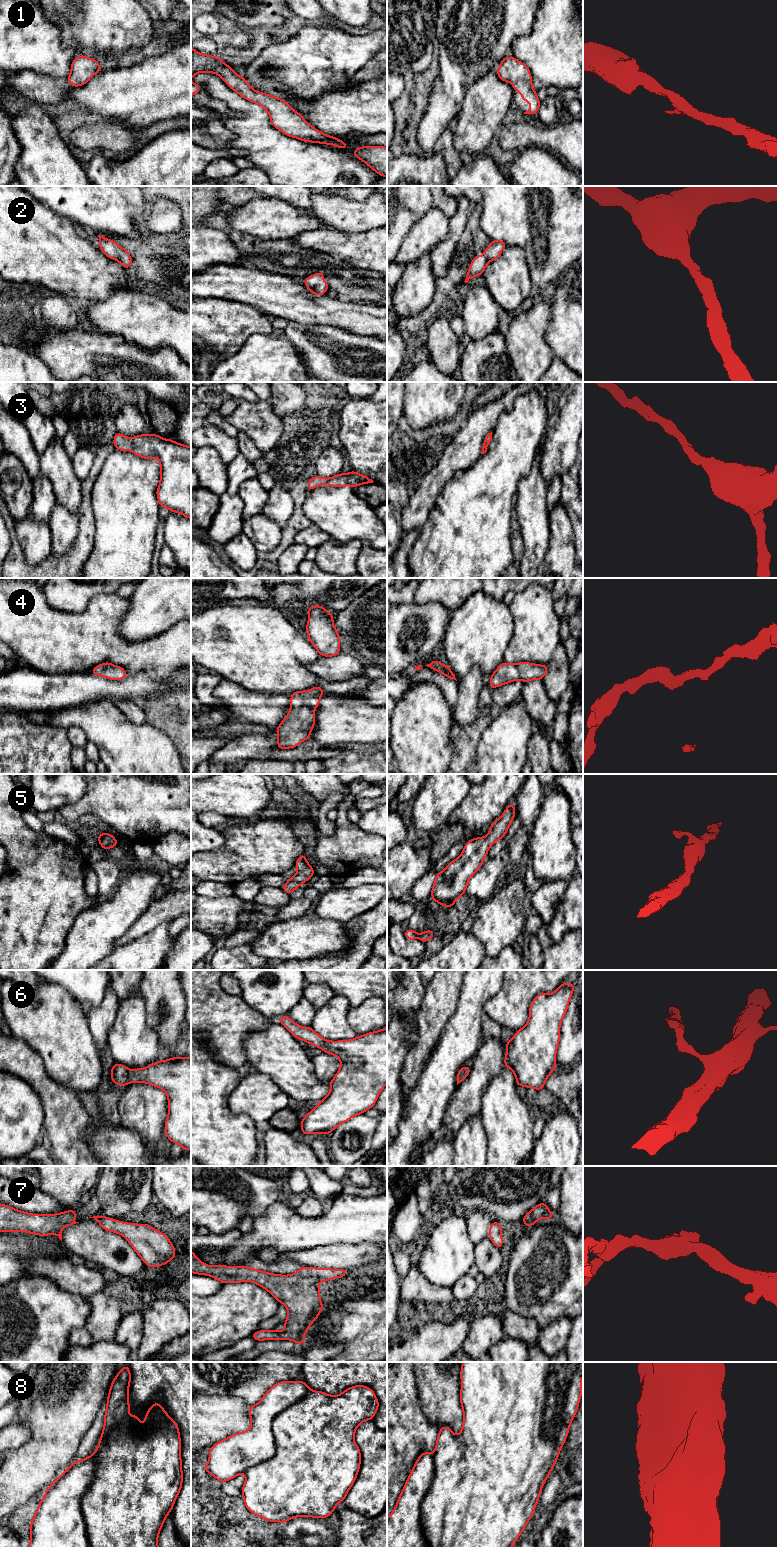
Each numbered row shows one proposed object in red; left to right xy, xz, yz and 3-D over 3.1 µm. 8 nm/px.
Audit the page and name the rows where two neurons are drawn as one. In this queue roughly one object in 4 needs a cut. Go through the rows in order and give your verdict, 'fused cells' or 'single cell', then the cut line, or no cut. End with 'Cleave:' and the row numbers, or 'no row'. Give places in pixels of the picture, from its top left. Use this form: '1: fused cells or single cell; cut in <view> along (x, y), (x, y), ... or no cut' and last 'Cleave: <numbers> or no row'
1: single cell; no cut
2: single cell; no cut
3: single cell; no cut
4: single cell; no cut
5: single cell; no cut
6: single cell; no cut
7: single cell; no cut
8: fused cells; cut in xz along (310, 1390), (273, 1419), (275, 1453), (250, 1466), (244, 1473)
Cleave: 8

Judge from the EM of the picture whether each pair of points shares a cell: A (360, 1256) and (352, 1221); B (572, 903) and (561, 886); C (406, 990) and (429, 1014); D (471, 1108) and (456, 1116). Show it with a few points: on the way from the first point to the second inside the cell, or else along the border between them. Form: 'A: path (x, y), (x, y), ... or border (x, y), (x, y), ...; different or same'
A: border (376, 1242), (337, 1243), (334, 1245); different
B: border (569, 881), (565, 893), (554, 907), (554, 912); different
C: border (425, 987), (423, 999), (416, 1010); different
D: path (467, 1108), (460, 1112); same

